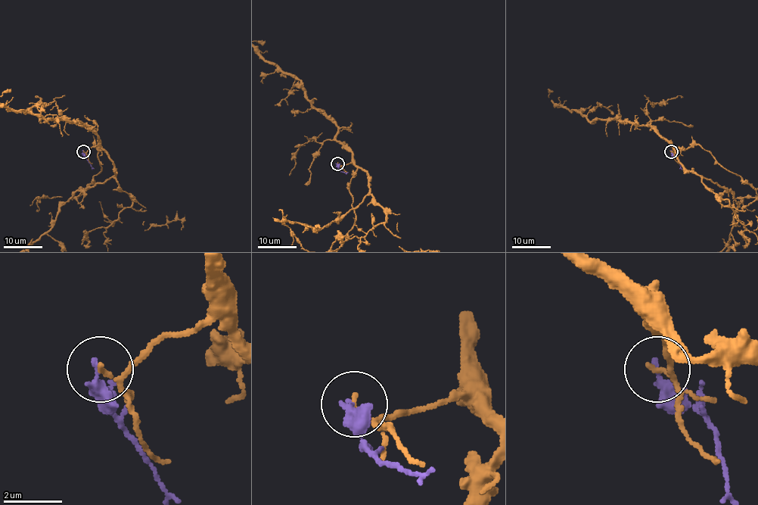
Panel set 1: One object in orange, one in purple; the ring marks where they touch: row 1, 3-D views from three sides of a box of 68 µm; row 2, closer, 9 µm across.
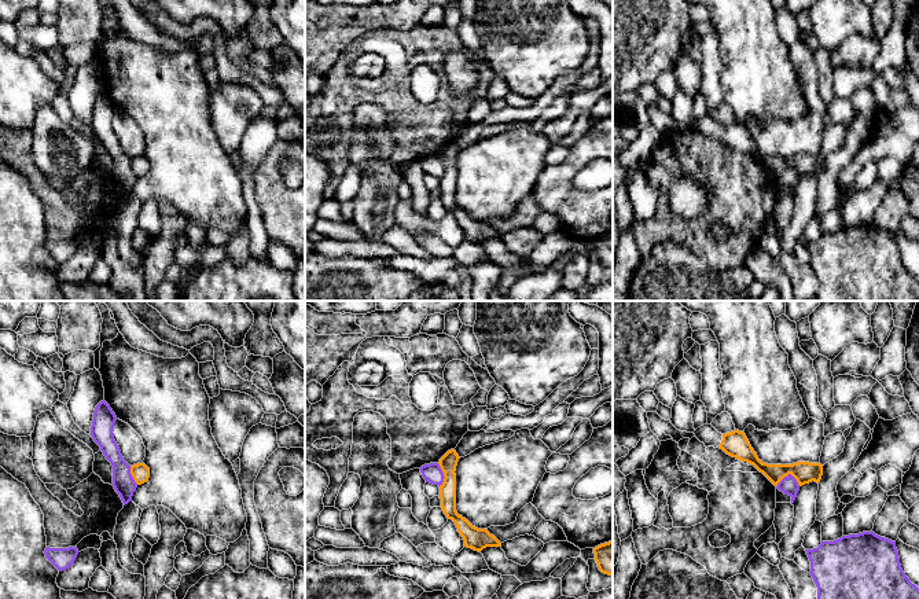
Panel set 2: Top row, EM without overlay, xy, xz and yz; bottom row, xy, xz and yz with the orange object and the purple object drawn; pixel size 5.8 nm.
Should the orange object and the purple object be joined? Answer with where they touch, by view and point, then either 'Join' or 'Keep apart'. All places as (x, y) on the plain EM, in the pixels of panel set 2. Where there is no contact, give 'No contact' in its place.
Touches orange at yz (787, 166). Keep apart

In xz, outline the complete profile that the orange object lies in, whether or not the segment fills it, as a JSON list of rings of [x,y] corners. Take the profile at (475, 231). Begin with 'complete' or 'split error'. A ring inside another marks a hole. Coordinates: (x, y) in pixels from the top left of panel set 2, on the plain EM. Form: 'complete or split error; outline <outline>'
complete; outline [[[455,142],[448,143],[438,154],[444,174],[440,177],[441,201],[448,212],[452,212],[457,224],[464,232],[464,239],[481,245],[486,239],[501,239],[501,235],[486,221],[473,218],[466,210],[456,203],[456,158],[459,147]]]

